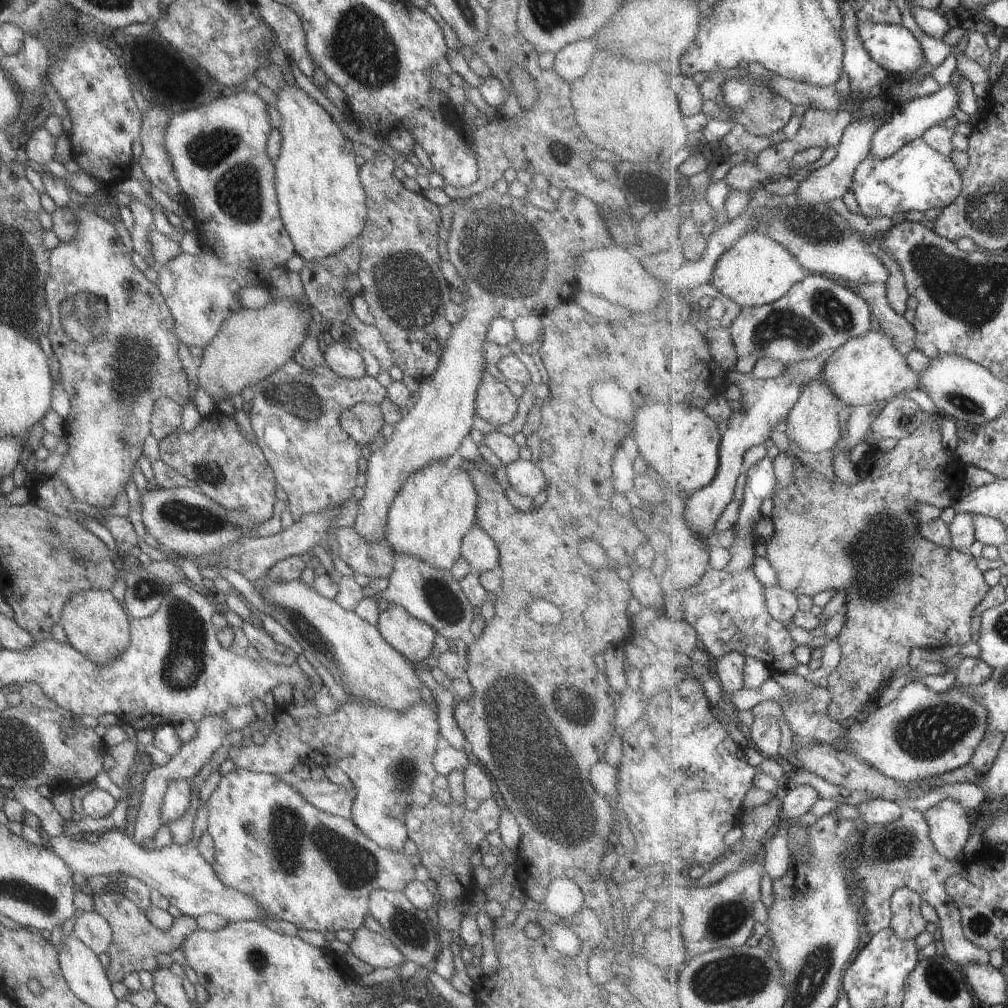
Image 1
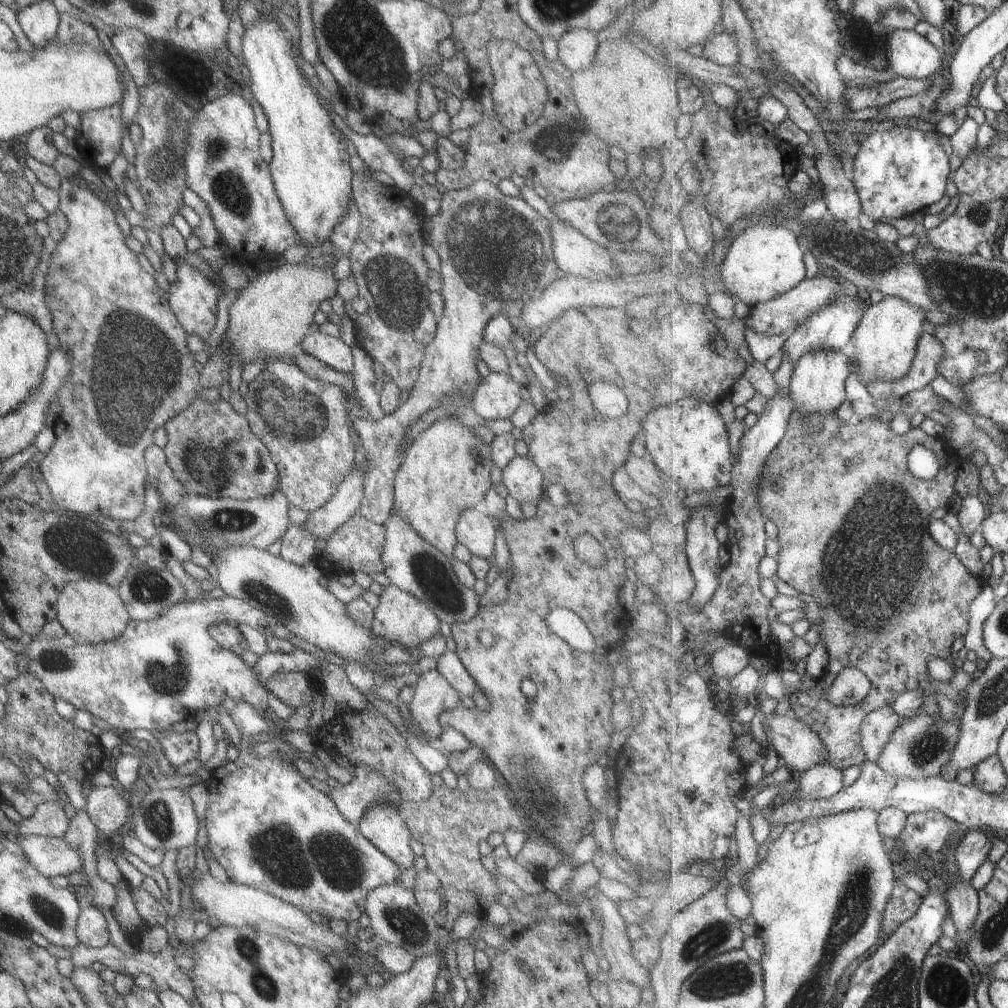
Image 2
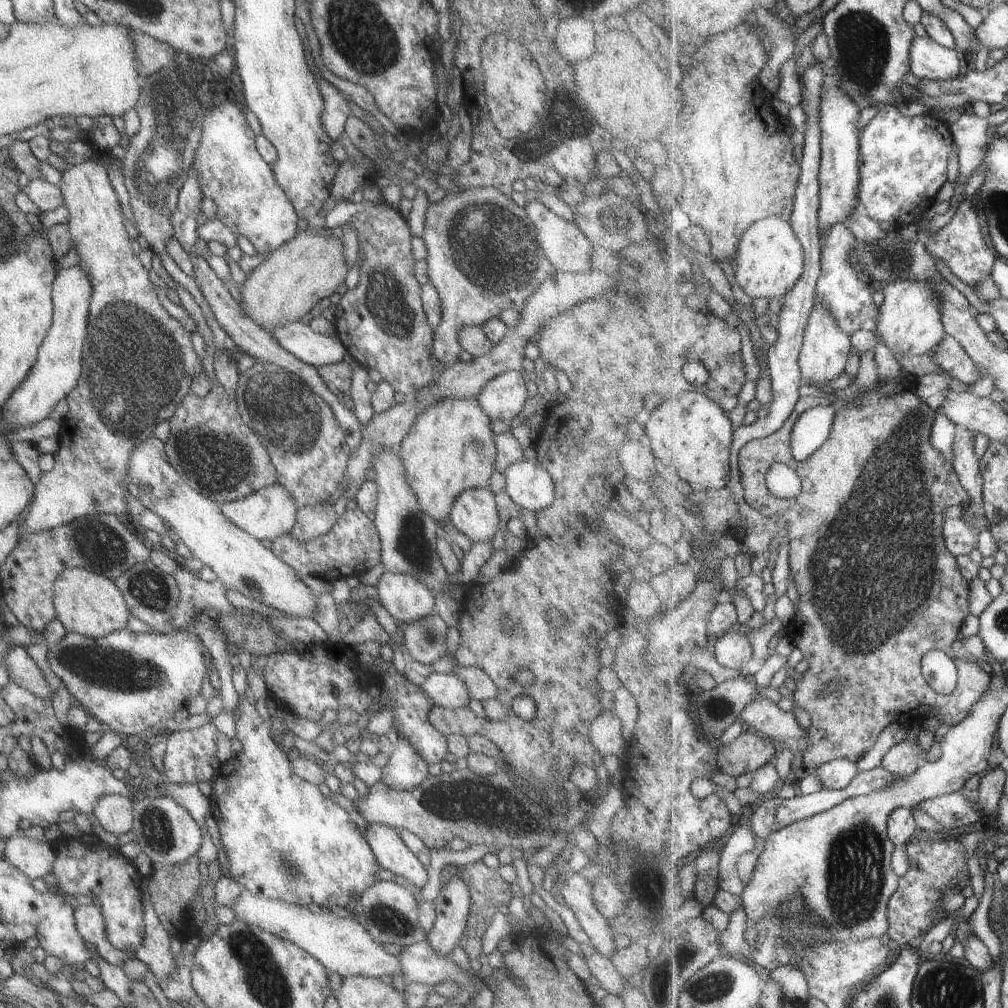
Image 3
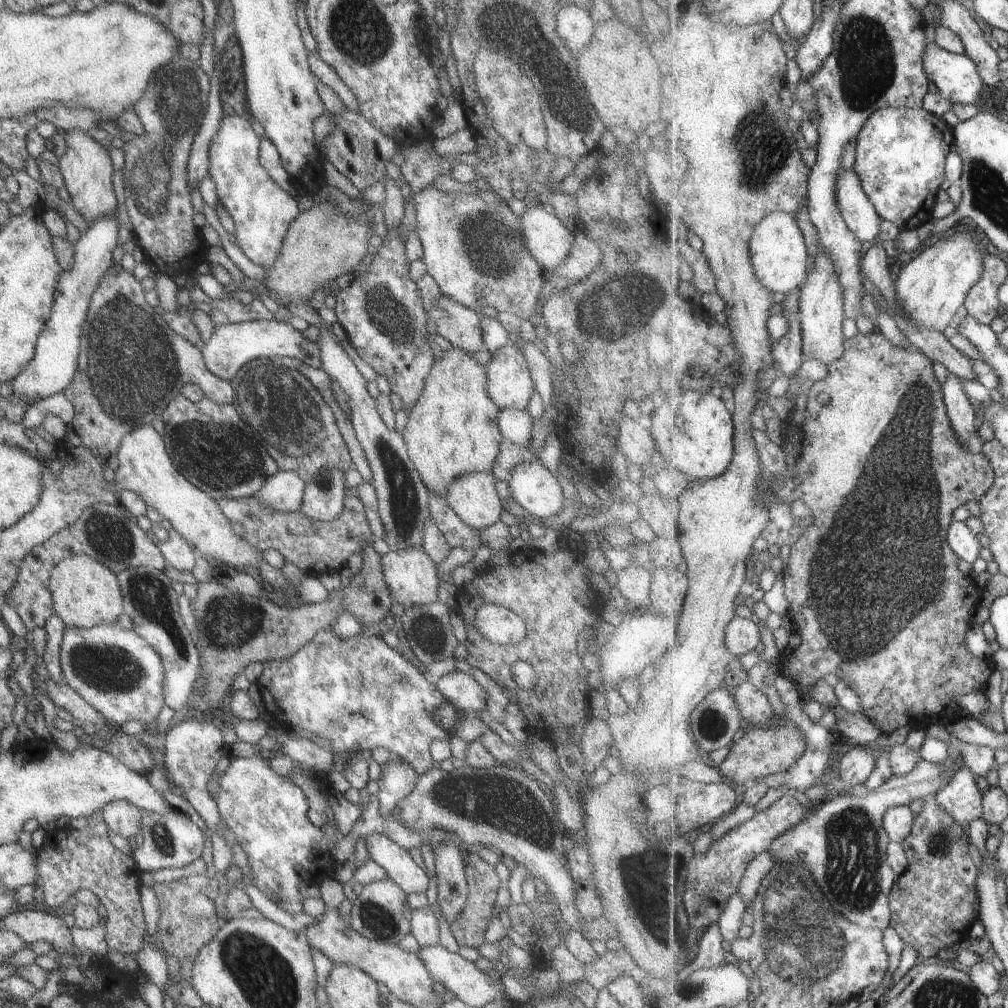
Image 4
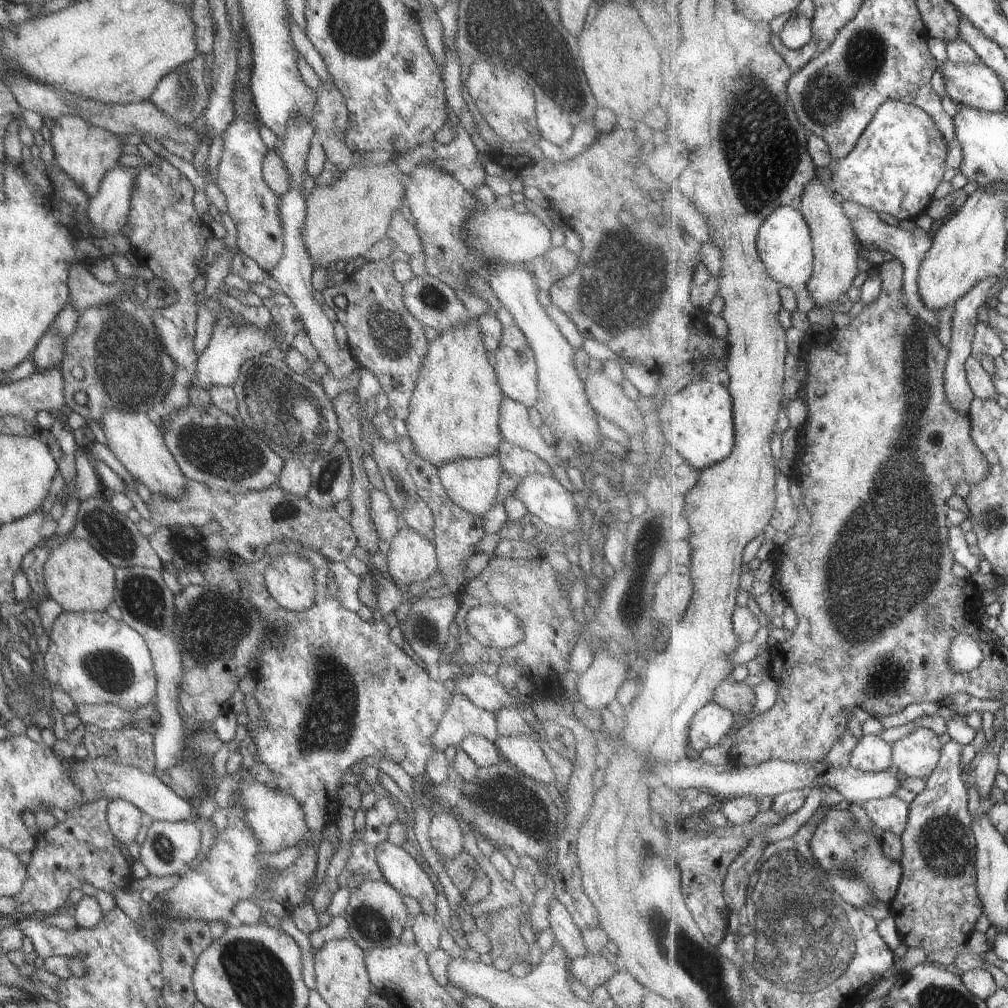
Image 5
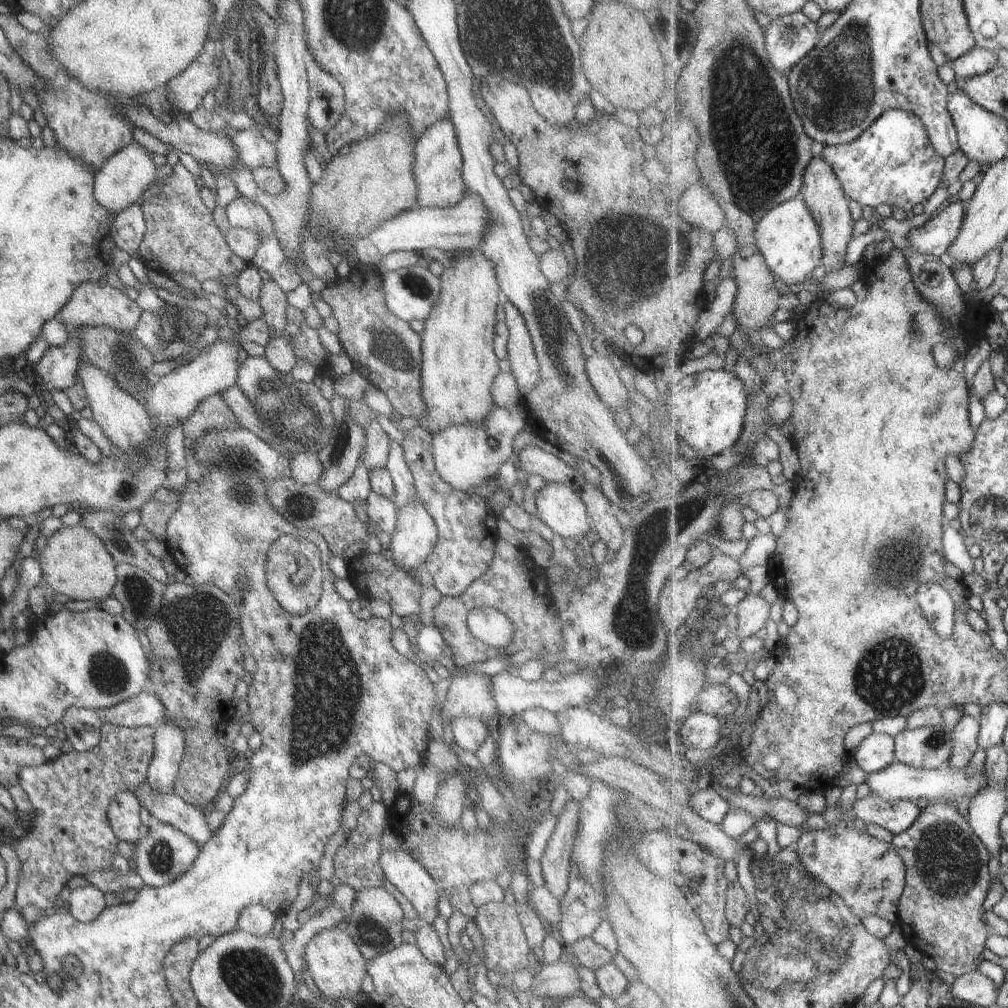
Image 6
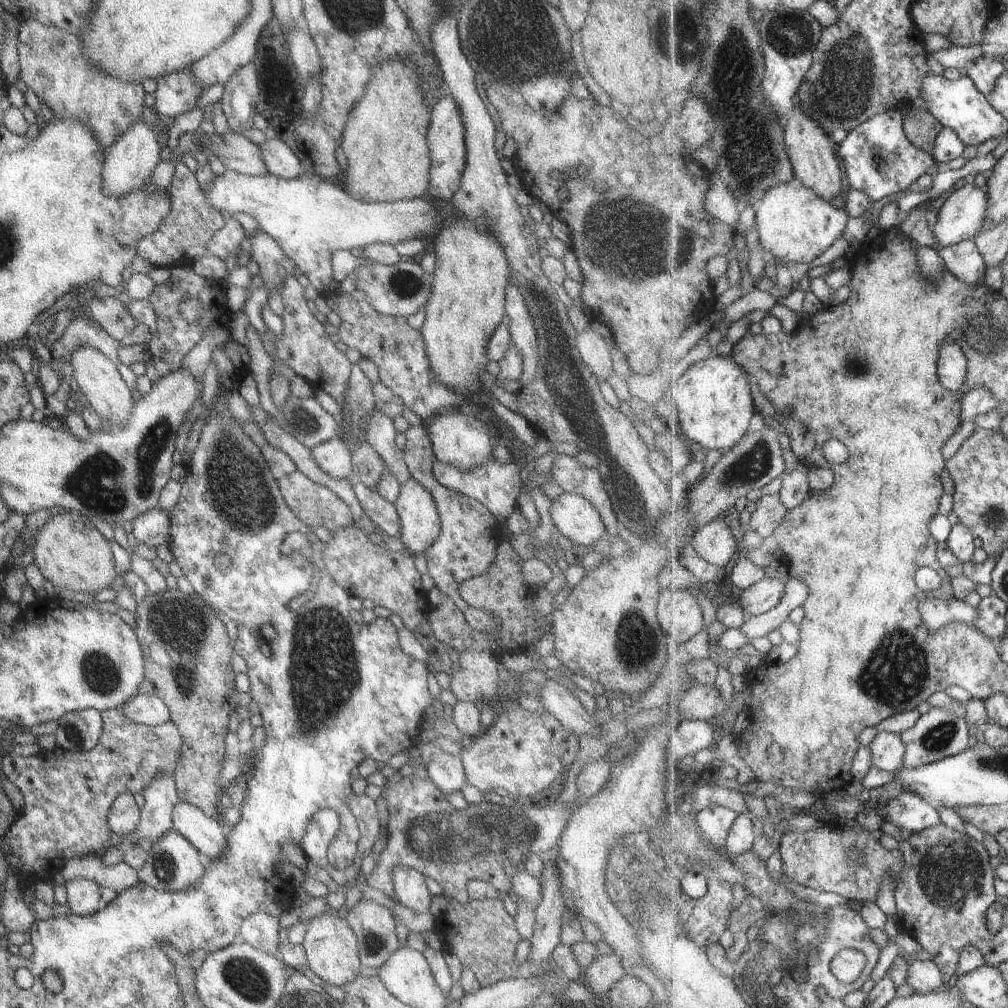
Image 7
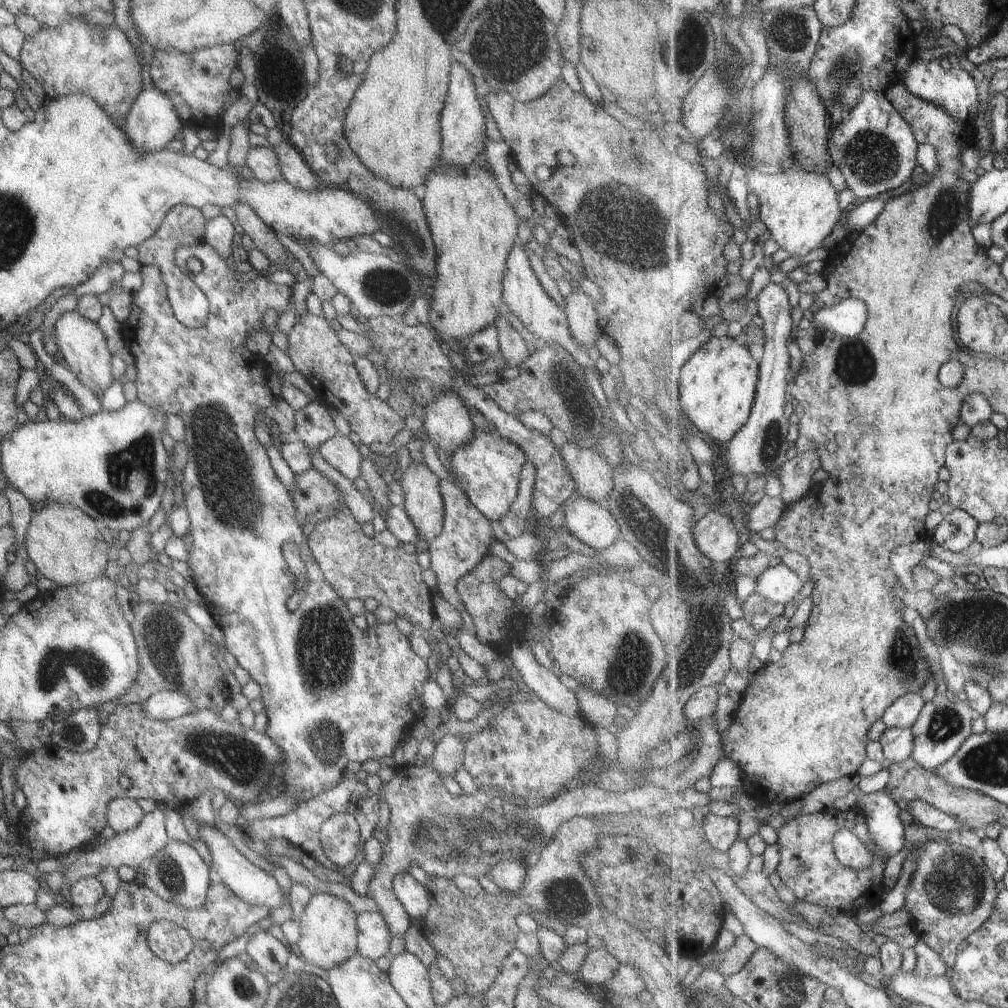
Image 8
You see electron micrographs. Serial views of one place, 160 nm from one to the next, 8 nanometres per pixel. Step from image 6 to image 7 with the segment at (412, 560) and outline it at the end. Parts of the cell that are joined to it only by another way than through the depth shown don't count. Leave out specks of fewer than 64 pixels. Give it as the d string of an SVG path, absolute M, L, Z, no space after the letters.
M409 476L400 485L397 498L392 503L399 525L396 537L407 552L422 554L440 529L438 514L429 493Z

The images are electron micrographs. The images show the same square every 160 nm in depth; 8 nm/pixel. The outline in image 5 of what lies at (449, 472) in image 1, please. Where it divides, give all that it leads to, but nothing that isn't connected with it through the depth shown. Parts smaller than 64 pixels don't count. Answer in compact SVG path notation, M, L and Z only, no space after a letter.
M468 316L465 325L454 327L428 342L427 352L418 370L405 418L405 436L413 452L436 469L455 458L478 459L495 455L501 438L498 431L498 408L502 399L494 368L487 361L476 318Z

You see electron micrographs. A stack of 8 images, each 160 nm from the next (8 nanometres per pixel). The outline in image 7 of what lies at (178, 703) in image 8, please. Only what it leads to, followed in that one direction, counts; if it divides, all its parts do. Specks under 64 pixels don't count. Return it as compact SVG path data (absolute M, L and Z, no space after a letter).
M137 693L119 708L122 715L134 723L152 727L169 721L167 707L155 695Z

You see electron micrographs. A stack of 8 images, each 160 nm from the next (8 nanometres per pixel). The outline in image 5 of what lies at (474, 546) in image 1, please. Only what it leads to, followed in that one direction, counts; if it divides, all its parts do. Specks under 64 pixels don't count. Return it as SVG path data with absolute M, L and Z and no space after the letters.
M497 452L490 457L478 459L455 458L437 468L437 474L446 497L466 513L483 517L495 504L500 479L500 466Z

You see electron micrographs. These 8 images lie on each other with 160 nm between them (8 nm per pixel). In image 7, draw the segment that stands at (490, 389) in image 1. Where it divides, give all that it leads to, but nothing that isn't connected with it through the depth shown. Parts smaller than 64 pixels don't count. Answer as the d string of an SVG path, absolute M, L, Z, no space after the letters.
M511 280L504 292L504 315L509 320L510 343L517 349L522 369L518 381L528 385L536 371L537 337L523 297Z

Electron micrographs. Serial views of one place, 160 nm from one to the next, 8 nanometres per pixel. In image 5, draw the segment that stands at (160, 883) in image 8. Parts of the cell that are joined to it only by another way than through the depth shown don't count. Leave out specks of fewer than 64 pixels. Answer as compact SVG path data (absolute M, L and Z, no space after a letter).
M195 820L188 821L146 821L146 833L139 845L137 860L143 864L148 874L169 876L181 874L195 859L199 852L199 825Z

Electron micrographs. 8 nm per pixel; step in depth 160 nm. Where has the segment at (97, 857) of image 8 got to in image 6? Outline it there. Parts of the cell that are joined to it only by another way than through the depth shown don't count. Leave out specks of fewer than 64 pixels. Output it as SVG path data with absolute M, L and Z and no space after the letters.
M171 723L154 727L153 752L144 782L151 790L171 793L173 779L184 751L182 730Z

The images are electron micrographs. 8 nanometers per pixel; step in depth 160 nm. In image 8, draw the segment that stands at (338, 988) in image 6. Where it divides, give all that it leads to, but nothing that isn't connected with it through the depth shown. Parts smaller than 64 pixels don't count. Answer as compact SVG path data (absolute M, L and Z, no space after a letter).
M327 893L314 894L297 918L299 938L291 949L310 965L332 969L356 953L355 917L351 905L343 899Z

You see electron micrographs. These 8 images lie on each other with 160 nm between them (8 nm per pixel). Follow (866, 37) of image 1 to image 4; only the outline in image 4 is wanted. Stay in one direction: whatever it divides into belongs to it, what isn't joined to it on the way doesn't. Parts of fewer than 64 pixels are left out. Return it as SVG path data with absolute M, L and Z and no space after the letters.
M929 43L925 51L924 67L928 71L929 80L936 85L939 94L951 103L972 104L979 110L988 107L991 92L981 78L976 62L973 62L967 54L957 54L941 48L936 43Z

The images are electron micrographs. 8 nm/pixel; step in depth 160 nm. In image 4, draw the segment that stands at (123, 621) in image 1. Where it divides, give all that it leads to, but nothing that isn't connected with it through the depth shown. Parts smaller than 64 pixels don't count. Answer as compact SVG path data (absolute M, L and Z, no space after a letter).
M77 553L57 561L50 570L47 586L52 598L52 609L66 627L113 625L123 613L122 596L116 579L97 559Z

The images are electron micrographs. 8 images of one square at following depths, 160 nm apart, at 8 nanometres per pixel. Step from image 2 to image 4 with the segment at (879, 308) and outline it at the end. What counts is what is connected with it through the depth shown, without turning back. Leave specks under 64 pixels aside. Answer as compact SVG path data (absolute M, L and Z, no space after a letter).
M955 226L946 238L925 249L899 272L895 281L902 312L918 327L944 332L957 310L966 304L967 293L979 282L984 272L983 247L975 236Z

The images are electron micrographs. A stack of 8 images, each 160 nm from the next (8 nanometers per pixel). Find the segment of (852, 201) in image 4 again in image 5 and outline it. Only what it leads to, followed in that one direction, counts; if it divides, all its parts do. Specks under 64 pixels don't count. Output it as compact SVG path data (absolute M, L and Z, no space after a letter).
M863 206L860 208L858 215L850 221L862 247L869 248L875 246L899 258L904 266L904 294L906 295L906 300L910 302L912 310L916 311L919 318L929 325L930 328L938 331L939 321L937 316L935 316L935 312L926 308L926 304L918 293L918 276L921 263L925 258L928 248L932 245L932 238L929 238L926 232L916 227L908 231L889 225L879 218L876 211Z

